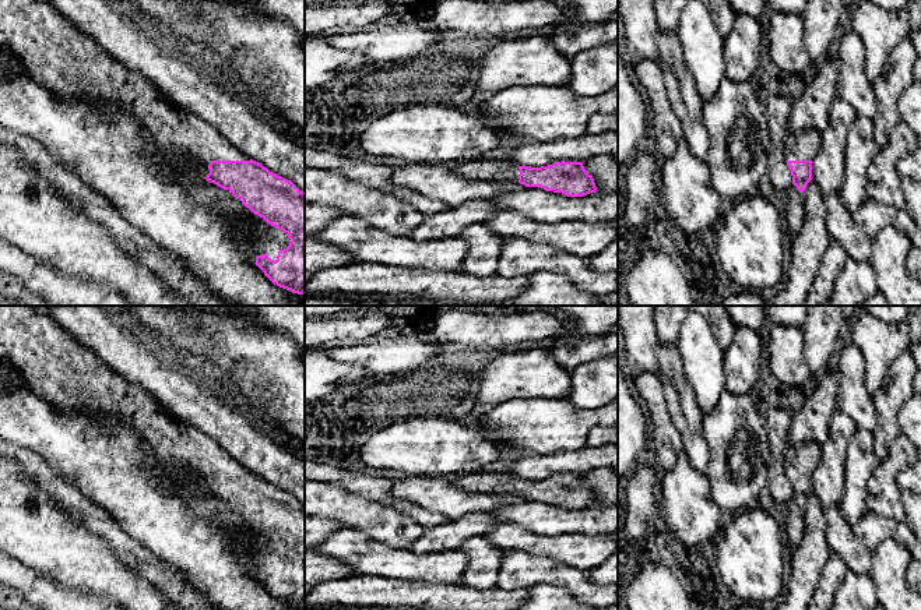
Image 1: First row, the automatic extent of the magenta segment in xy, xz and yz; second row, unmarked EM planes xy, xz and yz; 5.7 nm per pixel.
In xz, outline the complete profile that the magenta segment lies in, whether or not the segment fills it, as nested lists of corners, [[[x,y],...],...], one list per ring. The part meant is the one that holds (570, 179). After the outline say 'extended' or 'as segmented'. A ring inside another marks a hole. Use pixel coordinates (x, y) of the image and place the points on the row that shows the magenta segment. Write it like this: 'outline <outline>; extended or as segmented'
outline [[[474,159],[451,166],[456,173],[468,179],[513,181],[567,197],[583,197],[597,191],[594,179],[587,173],[583,162],[562,161],[541,168],[517,168],[505,159]]]; extended

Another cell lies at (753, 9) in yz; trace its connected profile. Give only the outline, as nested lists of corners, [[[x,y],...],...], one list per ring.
[[[728,0],[735,14],[746,14],[755,20],[760,18],[766,0]]]

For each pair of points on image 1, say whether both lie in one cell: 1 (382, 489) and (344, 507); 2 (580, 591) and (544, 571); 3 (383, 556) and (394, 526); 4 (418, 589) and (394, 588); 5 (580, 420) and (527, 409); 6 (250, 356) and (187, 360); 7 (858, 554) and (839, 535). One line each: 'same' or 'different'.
1: different
2: same
3: different
4: same
5: same
6: different
7: same

